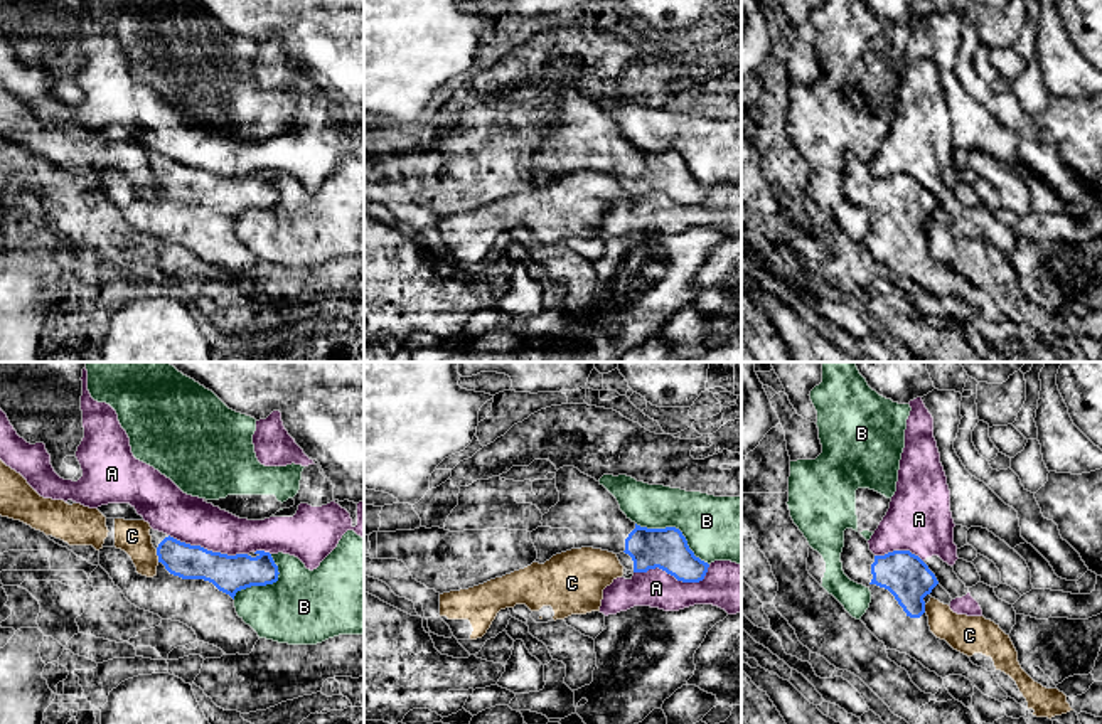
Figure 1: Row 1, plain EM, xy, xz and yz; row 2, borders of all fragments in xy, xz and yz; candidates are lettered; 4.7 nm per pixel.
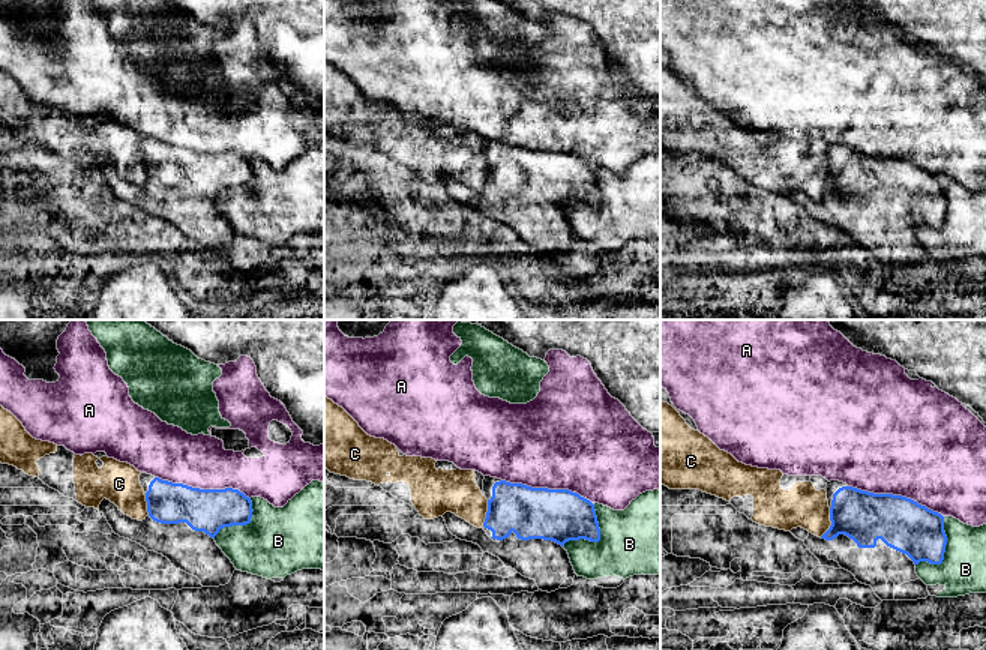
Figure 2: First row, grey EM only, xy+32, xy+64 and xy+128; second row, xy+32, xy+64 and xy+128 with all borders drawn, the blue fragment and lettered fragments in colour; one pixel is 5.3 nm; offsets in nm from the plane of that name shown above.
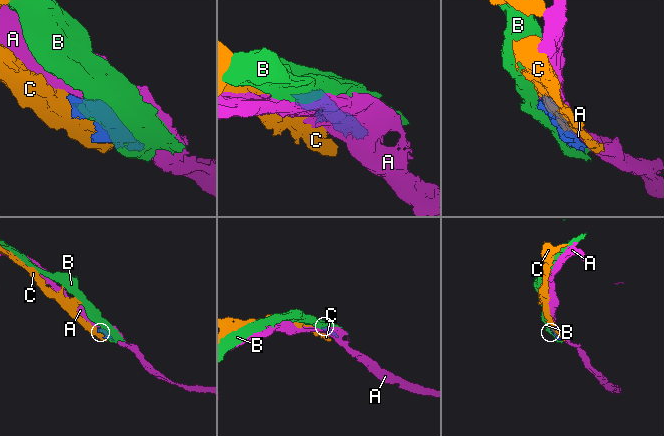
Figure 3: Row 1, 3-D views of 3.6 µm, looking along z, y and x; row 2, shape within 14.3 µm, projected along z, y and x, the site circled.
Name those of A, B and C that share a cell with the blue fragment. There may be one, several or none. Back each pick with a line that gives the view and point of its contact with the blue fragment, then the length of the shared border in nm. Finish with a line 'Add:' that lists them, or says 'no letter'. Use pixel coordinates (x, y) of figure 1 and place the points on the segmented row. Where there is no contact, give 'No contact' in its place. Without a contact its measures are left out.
Add: no letter

